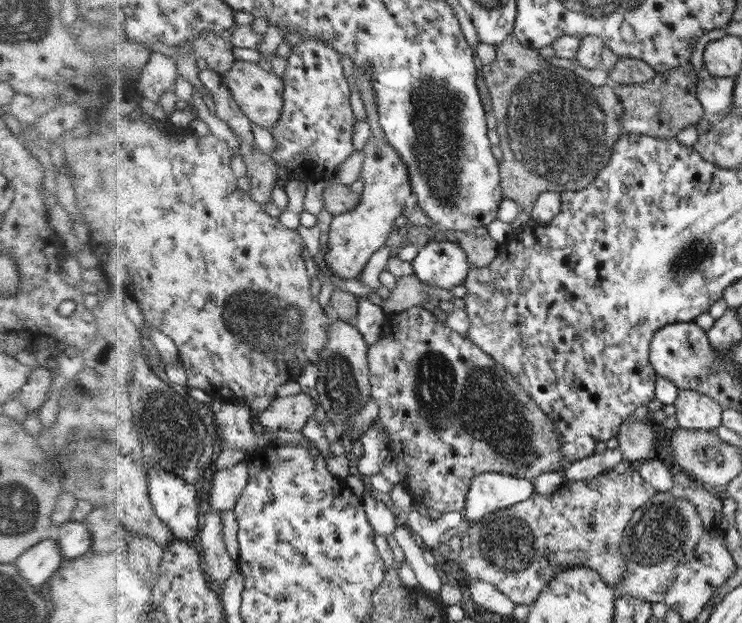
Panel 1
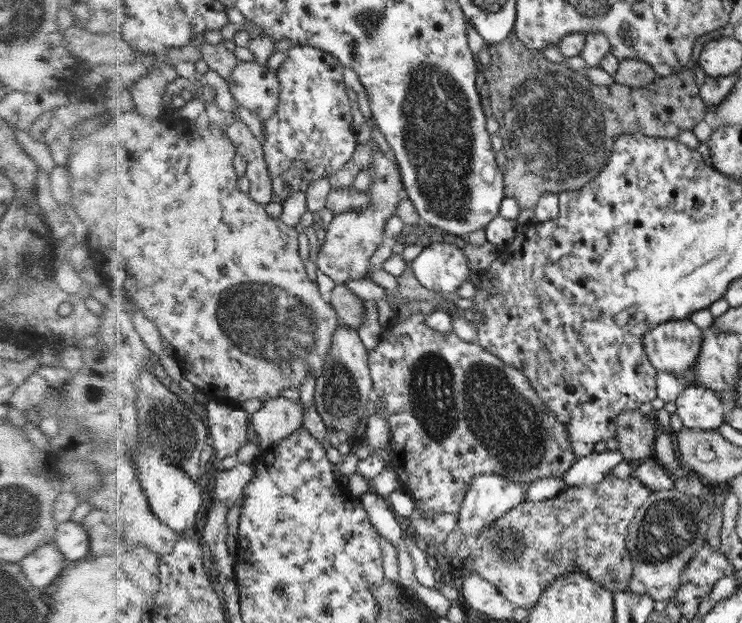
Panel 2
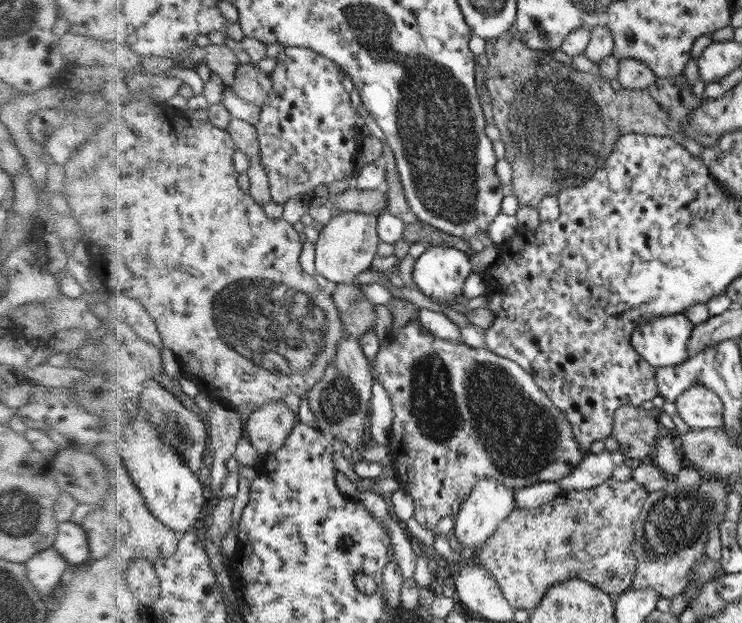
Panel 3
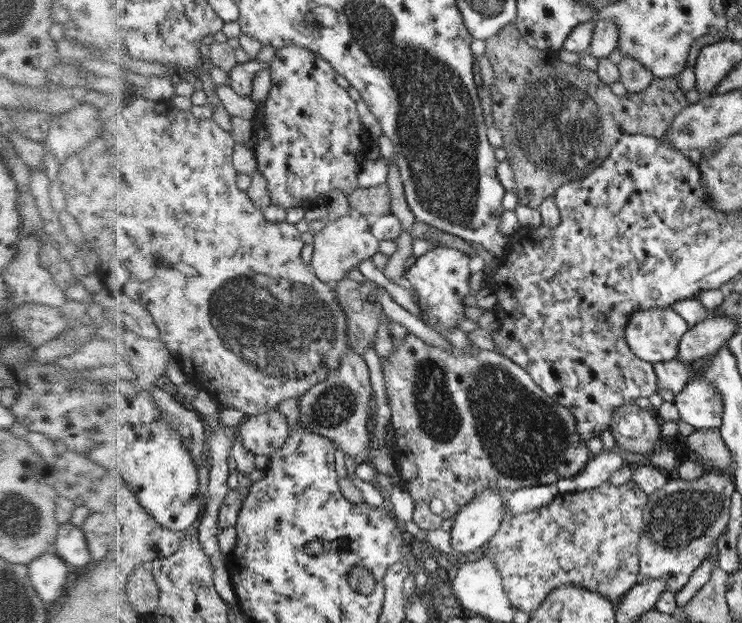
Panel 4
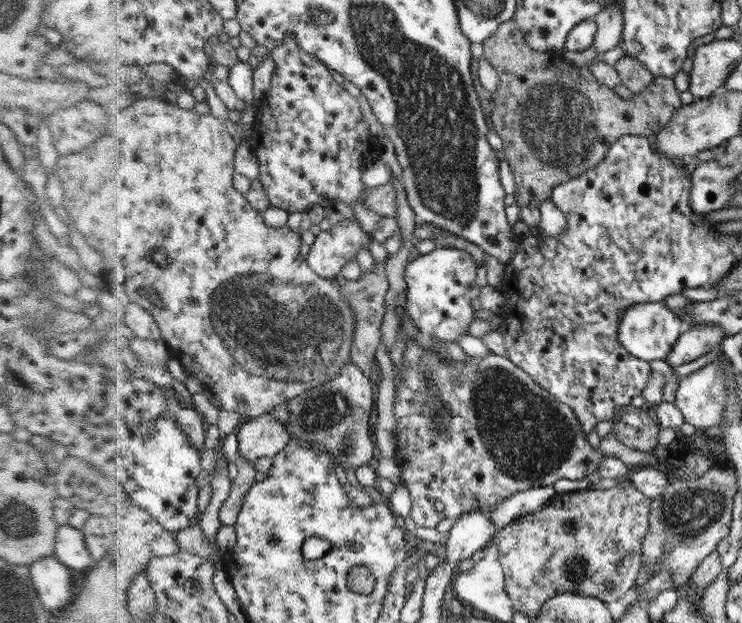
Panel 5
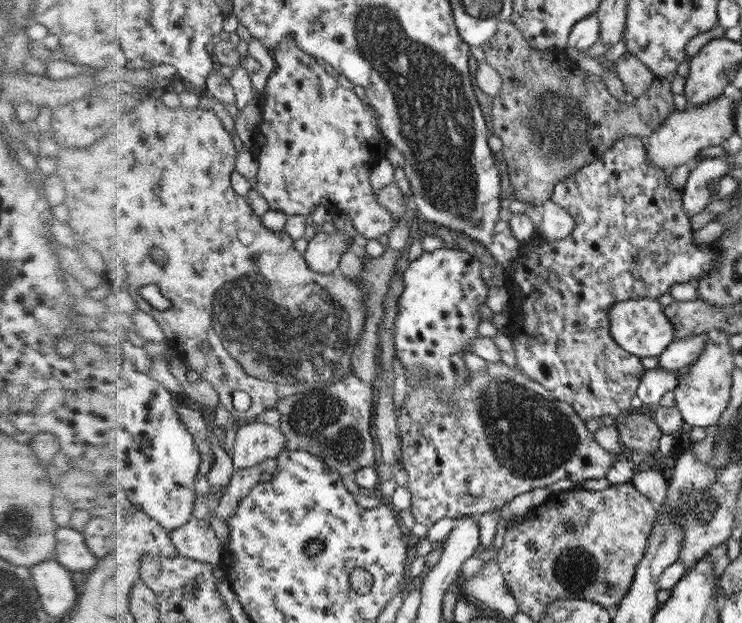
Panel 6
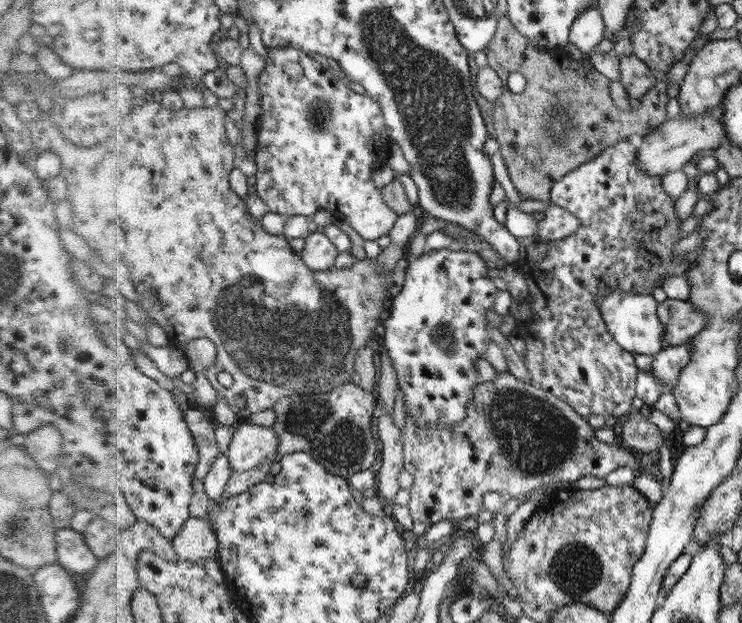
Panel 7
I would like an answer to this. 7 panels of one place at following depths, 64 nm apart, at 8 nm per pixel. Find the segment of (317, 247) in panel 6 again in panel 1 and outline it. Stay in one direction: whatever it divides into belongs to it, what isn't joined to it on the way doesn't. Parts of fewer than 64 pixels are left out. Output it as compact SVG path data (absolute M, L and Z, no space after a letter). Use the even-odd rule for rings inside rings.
M374 136L368 139L363 147L364 162L361 178L364 191L361 194L360 206L350 212L336 215L332 230L329 232L329 249L324 255L331 275L343 280L360 279L367 262L387 241L393 230L394 220L402 215L406 199L413 193L410 181L410 169L406 161L385 136Z

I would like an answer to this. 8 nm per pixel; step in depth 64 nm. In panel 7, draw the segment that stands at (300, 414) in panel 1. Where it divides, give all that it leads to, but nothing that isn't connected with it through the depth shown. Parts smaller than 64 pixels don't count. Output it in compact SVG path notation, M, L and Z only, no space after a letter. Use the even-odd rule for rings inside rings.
M246 424L237 426L228 454L233 471L256 468L273 454L278 454L280 438L273 427Z

